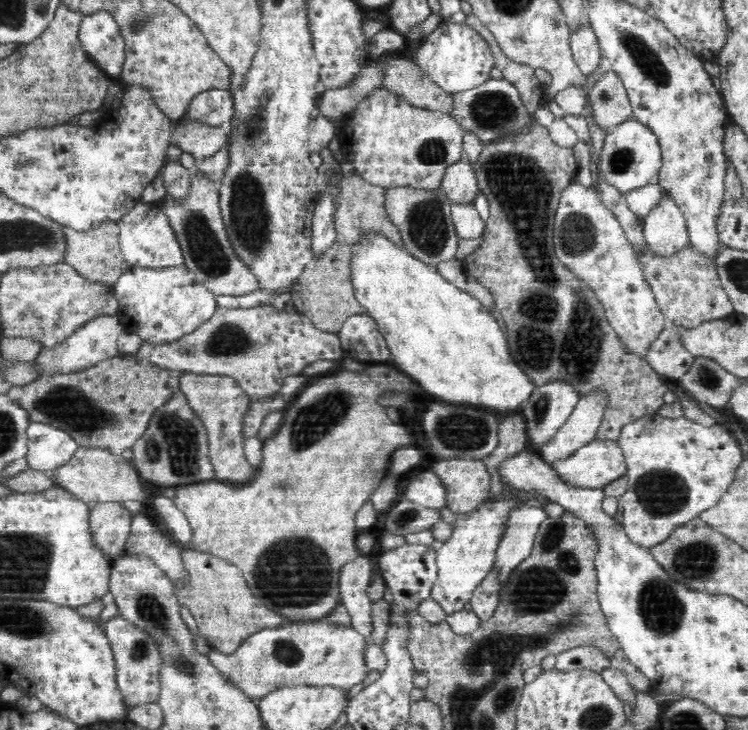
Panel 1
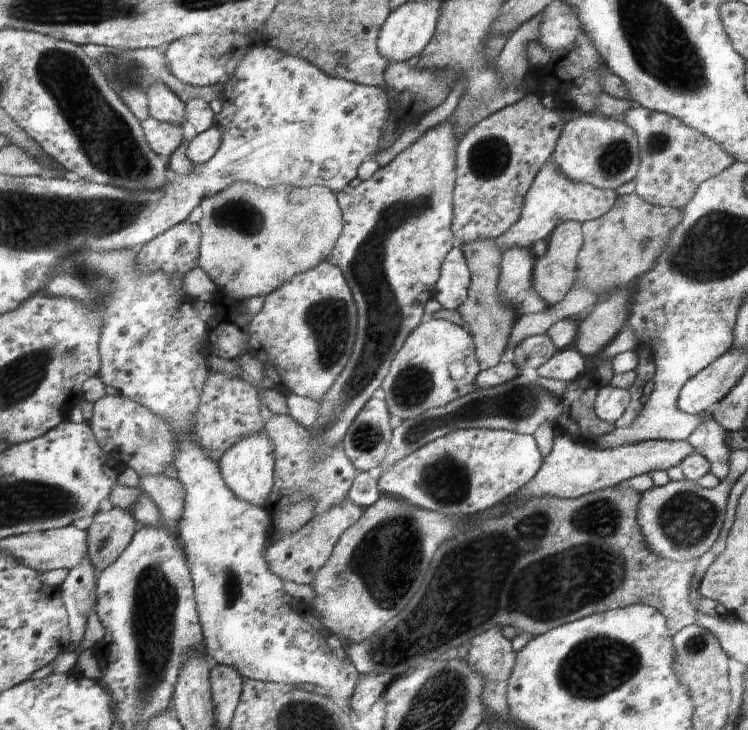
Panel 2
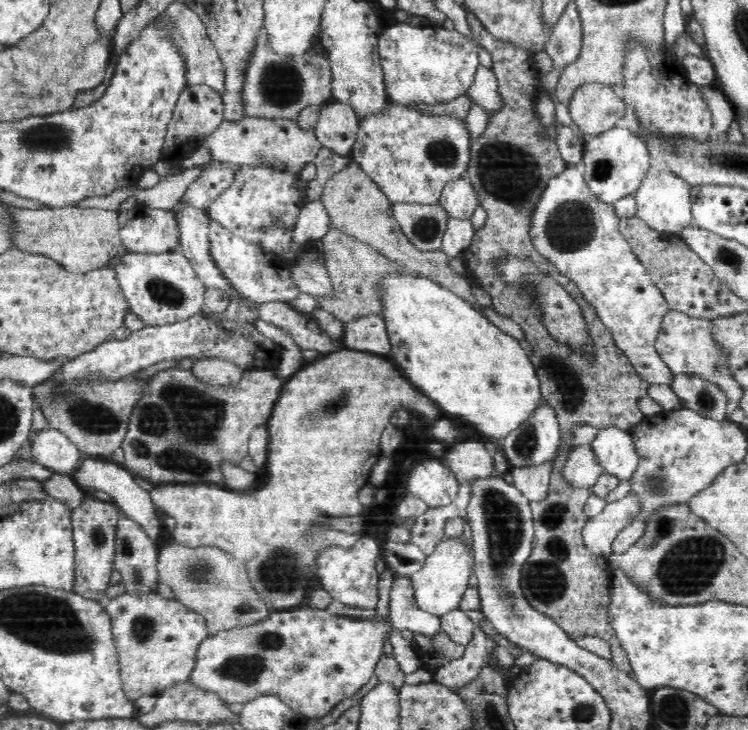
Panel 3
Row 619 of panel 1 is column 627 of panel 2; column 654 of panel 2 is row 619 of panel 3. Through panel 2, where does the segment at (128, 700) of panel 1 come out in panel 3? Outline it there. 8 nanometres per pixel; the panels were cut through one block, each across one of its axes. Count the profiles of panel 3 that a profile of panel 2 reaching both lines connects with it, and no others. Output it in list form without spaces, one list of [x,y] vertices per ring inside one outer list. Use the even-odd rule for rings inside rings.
[[[124,592],[111,598],[105,606],[105,611],[111,618],[123,692],[131,701],[146,695],[157,696],[176,681],[186,681],[196,667],[198,647],[210,635],[206,619],[202,618],[202,615],[195,614],[178,598],[168,599],[159,594],[137,598]]]

